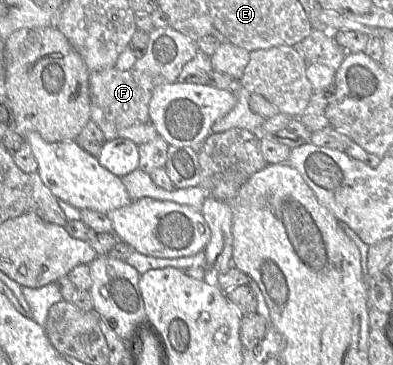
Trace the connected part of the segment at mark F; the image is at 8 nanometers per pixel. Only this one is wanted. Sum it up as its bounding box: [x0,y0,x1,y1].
[90,26,197,141]

